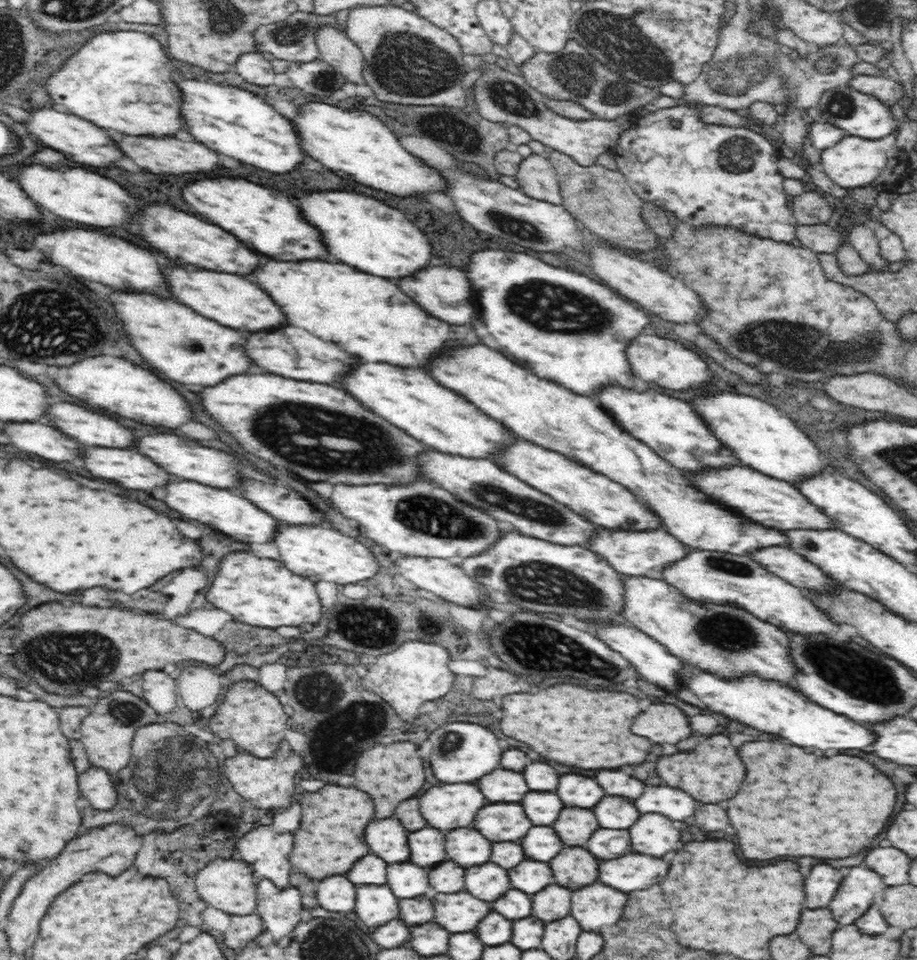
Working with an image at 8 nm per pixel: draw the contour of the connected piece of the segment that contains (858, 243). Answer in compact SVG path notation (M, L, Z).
M852 222L847 238L868 264L879 270L888 268L888 266L885 266L885 262L878 256L879 242L877 236L866 225L866 222Z

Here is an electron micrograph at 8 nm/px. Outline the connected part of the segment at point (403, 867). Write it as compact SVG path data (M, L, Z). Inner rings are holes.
M411 861L387 866L386 872L387 882L398 898L416 898L428 890L428 873Z

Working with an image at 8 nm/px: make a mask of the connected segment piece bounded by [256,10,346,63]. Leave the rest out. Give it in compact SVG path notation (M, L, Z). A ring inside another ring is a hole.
M302 10L294 11L284 22L262 26L257 30L258 47L260 53L269 52L274 58L289 60L293 62L306 63L314 62L321 58L318 41L316 41L316 30L318 27L331 26L342 33L346 28L338 22L334 14L319 15L314 12L303 12Z

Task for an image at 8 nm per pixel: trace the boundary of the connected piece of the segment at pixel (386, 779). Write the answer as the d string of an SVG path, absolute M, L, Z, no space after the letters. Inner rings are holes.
M398 742L398 744L376 744L372 750L366 750L356 764L356 774L354 774L356 782L354 786L358 788L374 788L374 790L364 790L368 794L372 794L374 802L386 802L386 804L376 804L376 818L392 818L396 808L400 806L400 802L416 796L424 782L426 782L426 768L424 768L424 760L418 754L418 746L414 742ZM396 756L398 762L402 758L402 768L398 764L398 772L386 772L386 770L396 770ZM394 802L394 804L388 804Z

